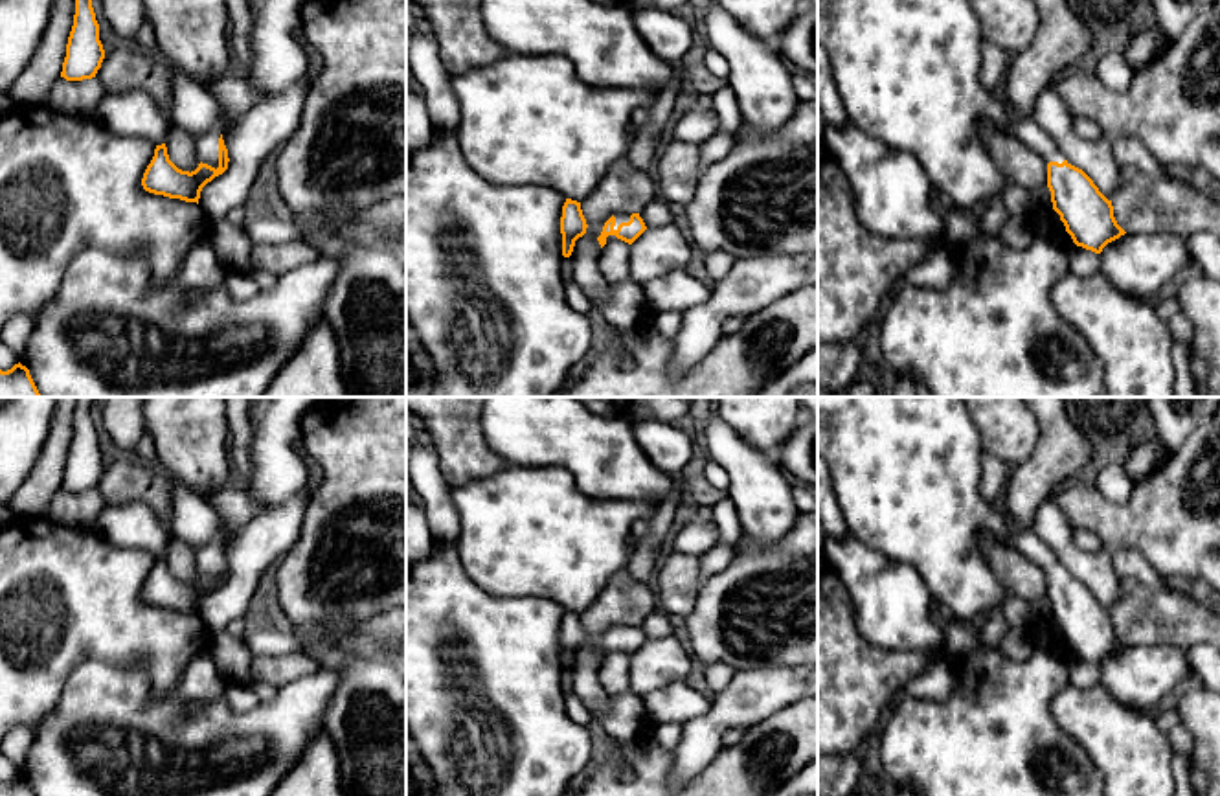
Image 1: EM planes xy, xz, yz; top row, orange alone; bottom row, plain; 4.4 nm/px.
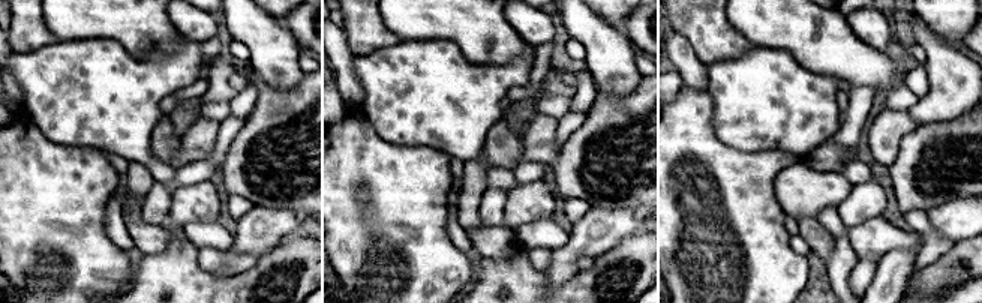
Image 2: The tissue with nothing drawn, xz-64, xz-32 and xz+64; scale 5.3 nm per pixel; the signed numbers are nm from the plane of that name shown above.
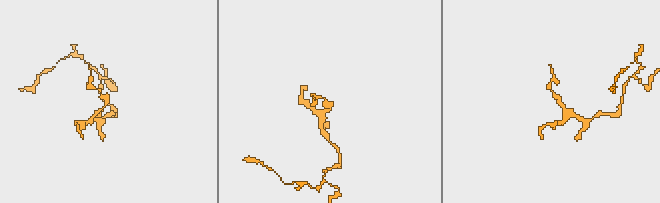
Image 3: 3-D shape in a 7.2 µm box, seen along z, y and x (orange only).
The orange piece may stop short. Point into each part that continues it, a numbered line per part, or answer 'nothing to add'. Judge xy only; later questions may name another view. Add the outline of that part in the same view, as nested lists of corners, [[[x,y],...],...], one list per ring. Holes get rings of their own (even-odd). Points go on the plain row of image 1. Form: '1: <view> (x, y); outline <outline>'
1: xy (206, 556); outline [[[213,540],[195,550],[198,572],[215,581],[219,579],[219,550],[219,540]]]

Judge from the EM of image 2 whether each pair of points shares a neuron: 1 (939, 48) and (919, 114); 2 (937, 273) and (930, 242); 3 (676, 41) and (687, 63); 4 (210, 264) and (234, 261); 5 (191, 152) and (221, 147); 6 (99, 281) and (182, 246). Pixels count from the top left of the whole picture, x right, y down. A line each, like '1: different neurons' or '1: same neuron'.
1: same neuron
2: different neurons
3: same neuron
4: same neuron
5: different neurons
6: different neurons

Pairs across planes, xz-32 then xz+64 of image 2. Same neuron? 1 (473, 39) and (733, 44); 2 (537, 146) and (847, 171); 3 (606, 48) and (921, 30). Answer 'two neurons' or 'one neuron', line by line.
1: two neurons
2: two neurons
3: one neuron

